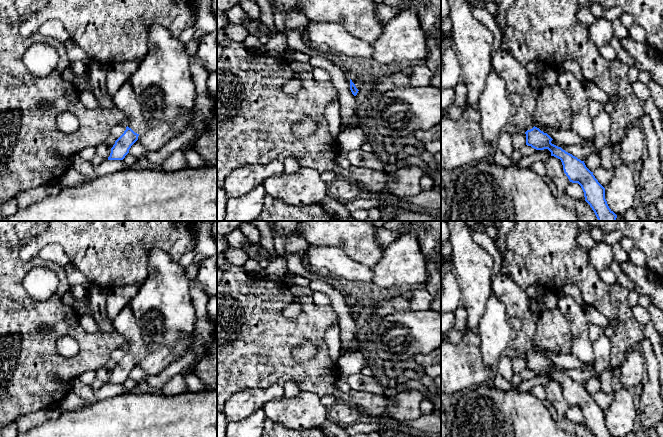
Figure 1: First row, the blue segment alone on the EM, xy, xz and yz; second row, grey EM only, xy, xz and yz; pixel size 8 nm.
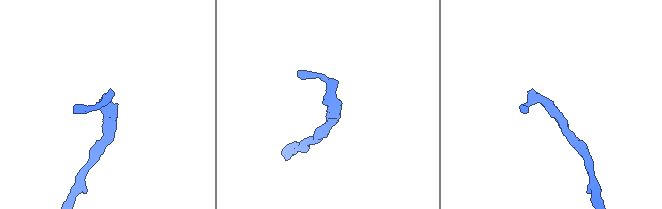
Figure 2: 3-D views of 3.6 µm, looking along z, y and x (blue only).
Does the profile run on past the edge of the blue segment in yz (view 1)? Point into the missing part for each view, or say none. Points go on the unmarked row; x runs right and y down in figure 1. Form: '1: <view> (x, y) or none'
1: yz (515, 298)

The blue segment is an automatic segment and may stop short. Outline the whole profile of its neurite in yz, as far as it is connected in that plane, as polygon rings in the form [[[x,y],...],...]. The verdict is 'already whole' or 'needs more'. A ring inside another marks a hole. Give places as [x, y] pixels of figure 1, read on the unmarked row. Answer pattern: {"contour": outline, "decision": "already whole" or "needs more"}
{"contour": [[[500,271],[492,279],[491,290],[492,294],[505,304],[508,315],[517,317],[522,322],[522,328],[514,333],[511,345],[519,355],[526,358],[526,369],[536,374],[548,373],[551,380],[560,383],[569,405],[581,410],[585,425],[594,437],[614,437],[605,423],[605,412],[586,391],[584,385],[552,368],[553,363],[534,350],[533,337],[539,317],[529,309],[529,298],[525,289],[520,288],[510,276]]], "decision": "needs more"}

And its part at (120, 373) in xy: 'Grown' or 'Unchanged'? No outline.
Grown

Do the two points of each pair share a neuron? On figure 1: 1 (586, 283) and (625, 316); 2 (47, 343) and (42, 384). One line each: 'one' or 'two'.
1: two
2: one

